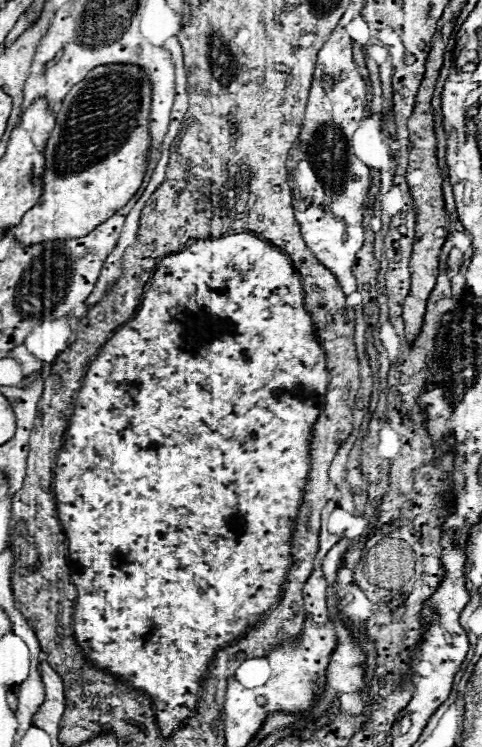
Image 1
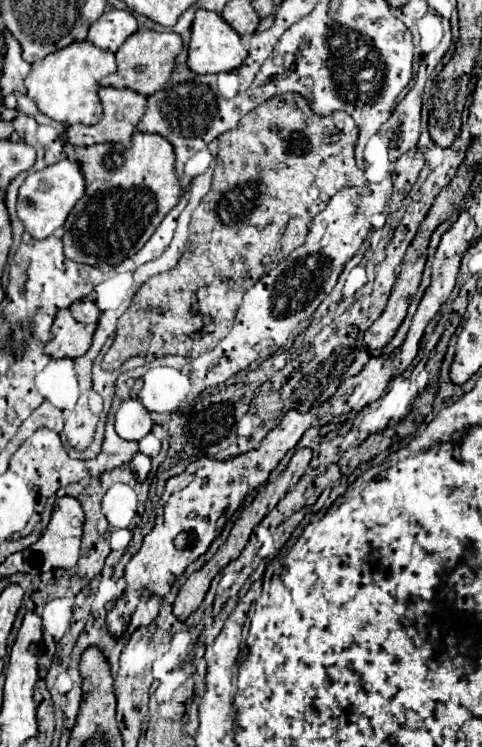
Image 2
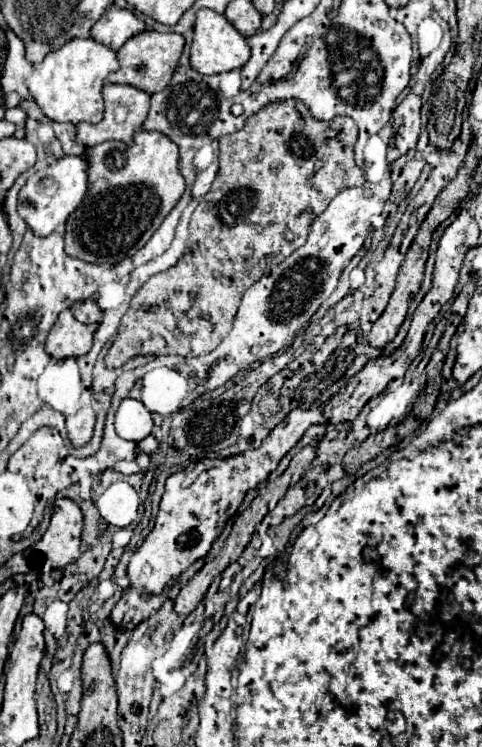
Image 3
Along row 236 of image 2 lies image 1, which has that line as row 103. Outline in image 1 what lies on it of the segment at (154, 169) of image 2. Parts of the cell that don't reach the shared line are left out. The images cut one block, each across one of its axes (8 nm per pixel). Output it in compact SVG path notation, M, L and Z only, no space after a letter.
M98 66L80 84L76 84L64 98L60 112L56 114L56 126L48 138L44 150L46 168L40 180L42 196L28 210L18 226L6 230L6 236L16 238L22 246L36 242L54 242L80 238L92 232L110 214L120 210L140 188L146 172L146 154L150 150L148 140L148 112L150 112L152 88L138 66Z

